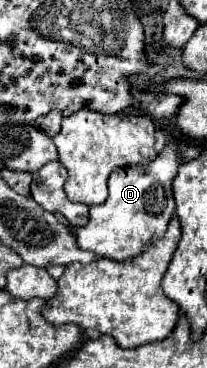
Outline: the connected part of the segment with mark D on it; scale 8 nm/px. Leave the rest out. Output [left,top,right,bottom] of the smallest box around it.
[70,145,178,261]

